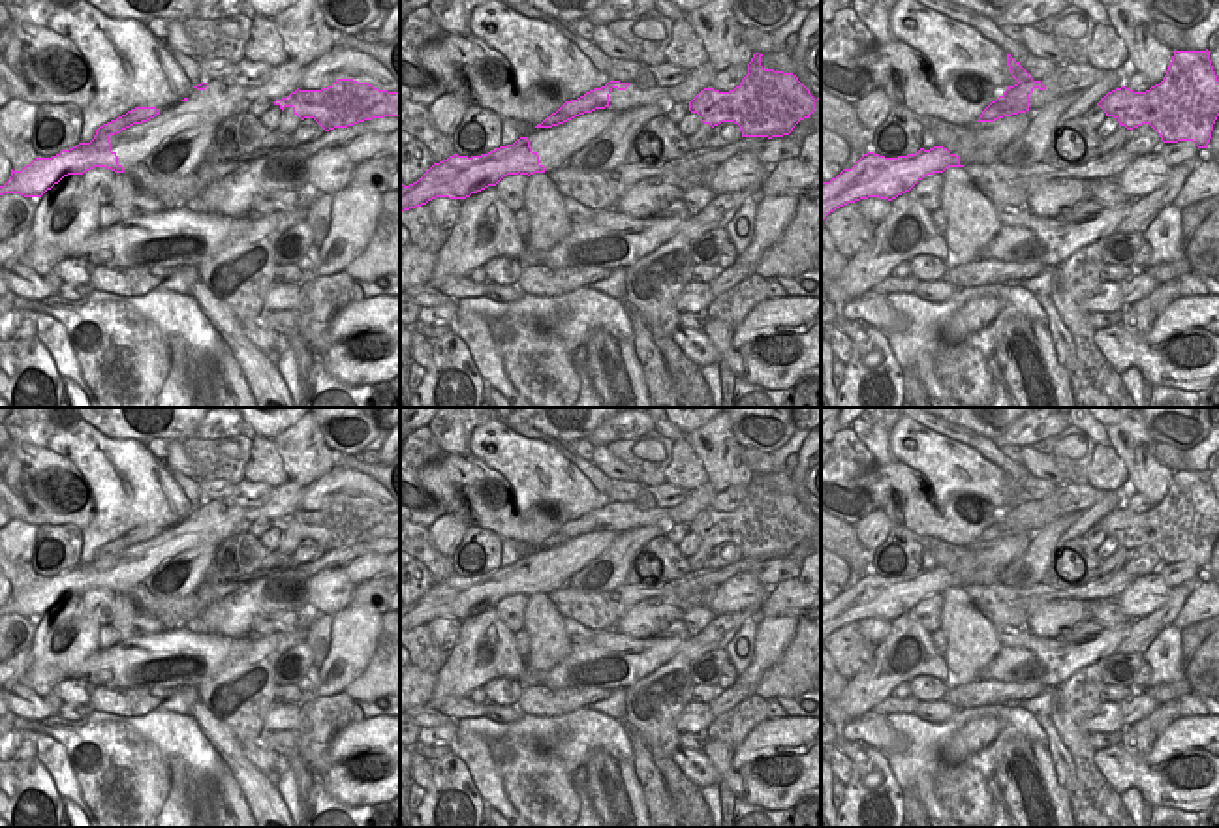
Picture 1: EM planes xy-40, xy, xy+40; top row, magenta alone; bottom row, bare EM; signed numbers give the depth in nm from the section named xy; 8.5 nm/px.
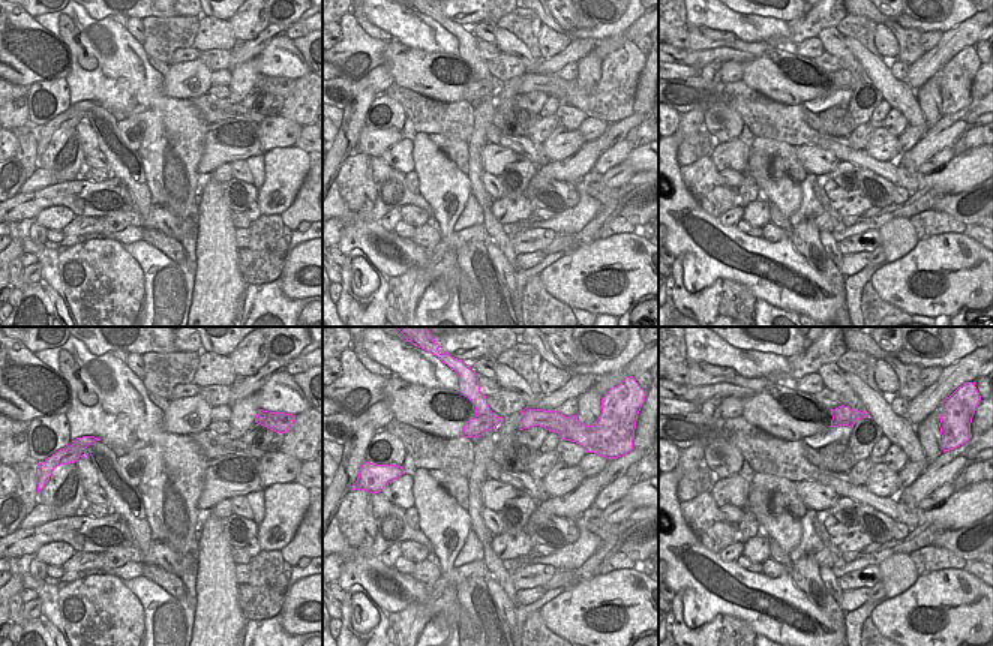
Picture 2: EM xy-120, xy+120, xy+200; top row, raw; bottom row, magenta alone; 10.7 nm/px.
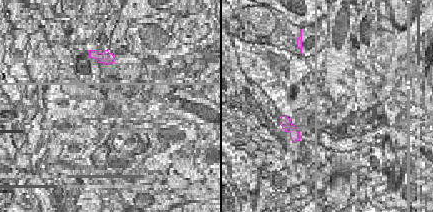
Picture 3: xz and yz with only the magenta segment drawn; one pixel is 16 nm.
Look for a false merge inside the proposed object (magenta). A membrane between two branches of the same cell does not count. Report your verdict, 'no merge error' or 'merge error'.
merge error

